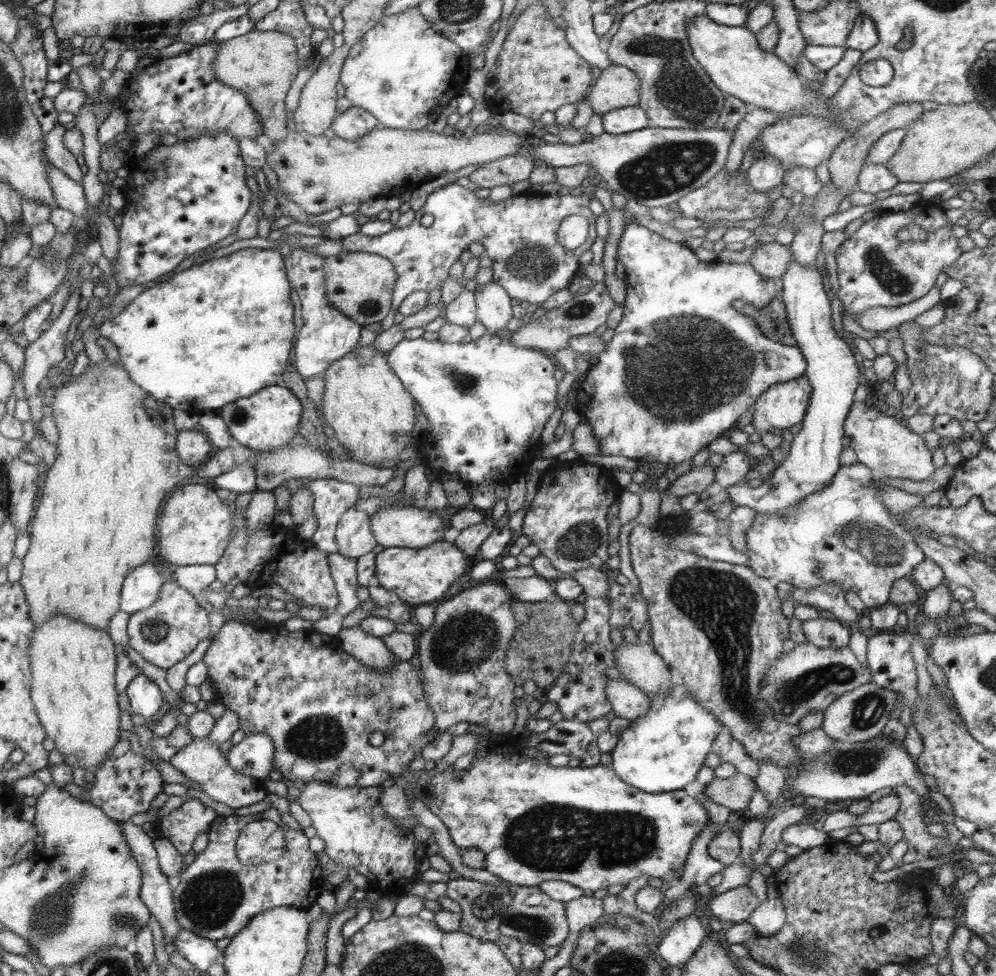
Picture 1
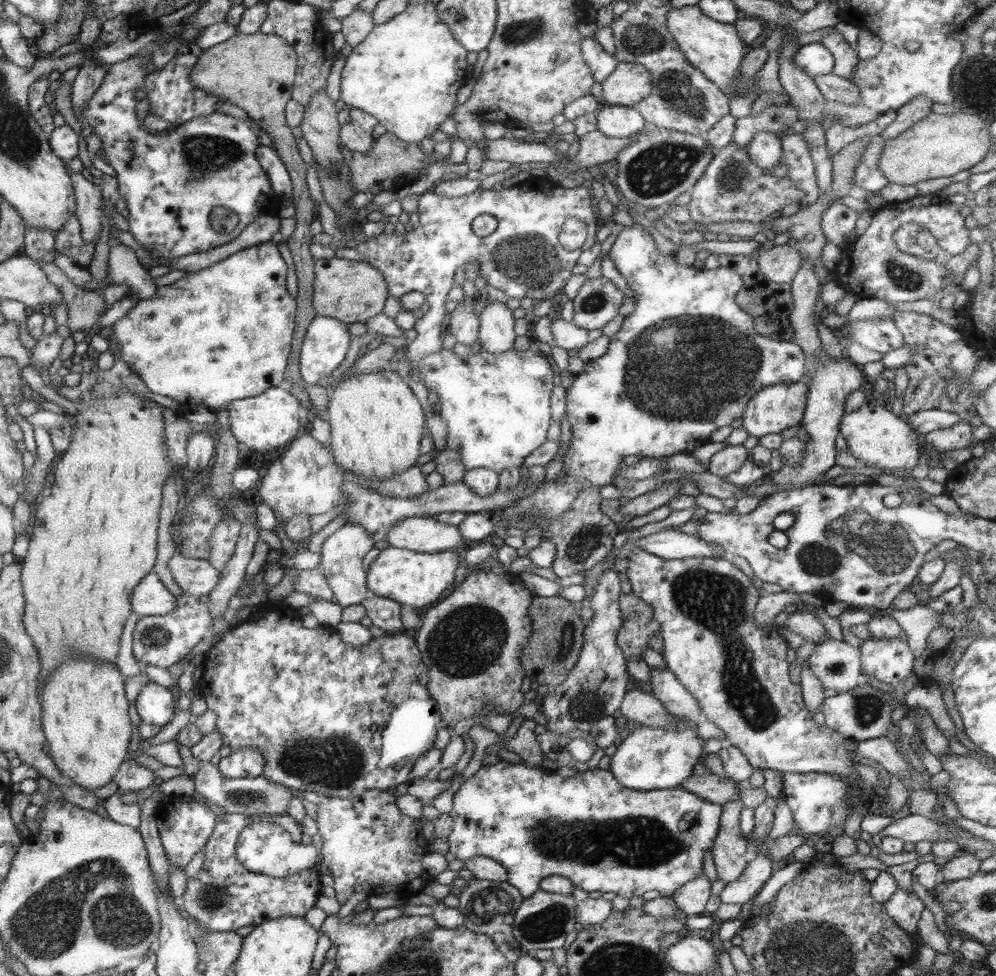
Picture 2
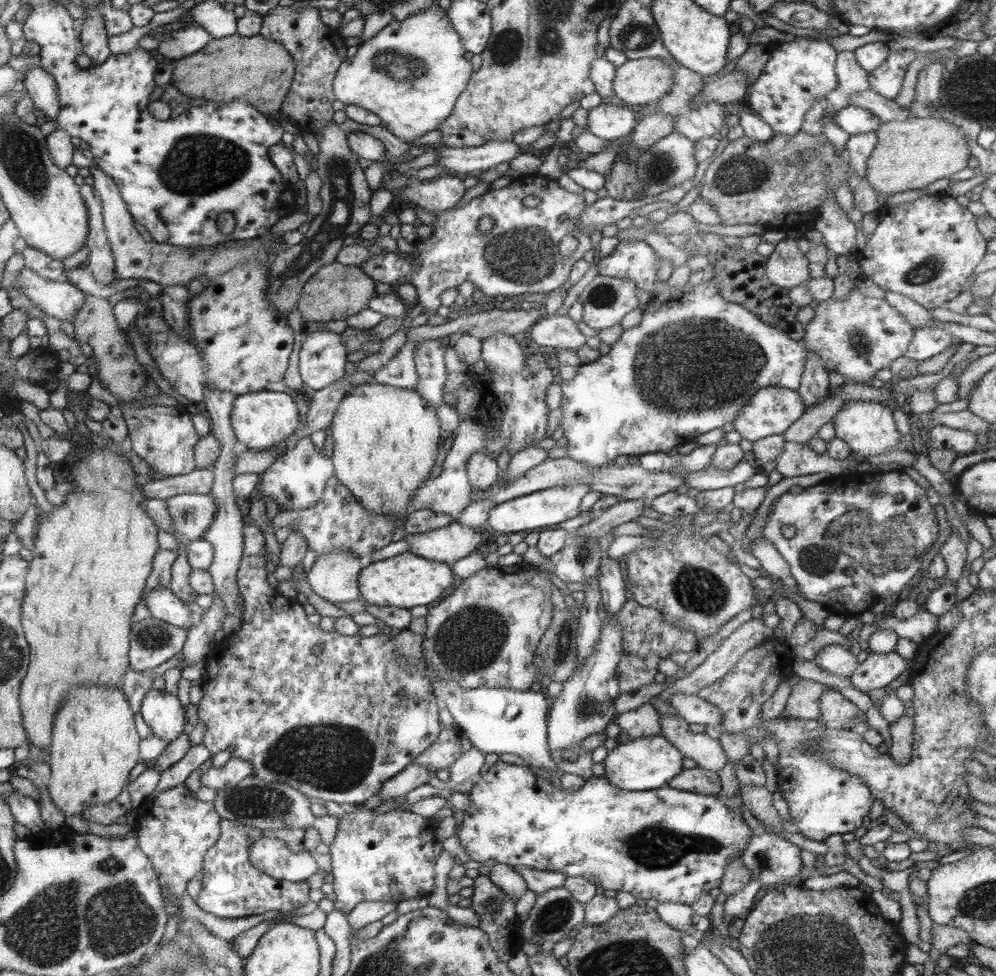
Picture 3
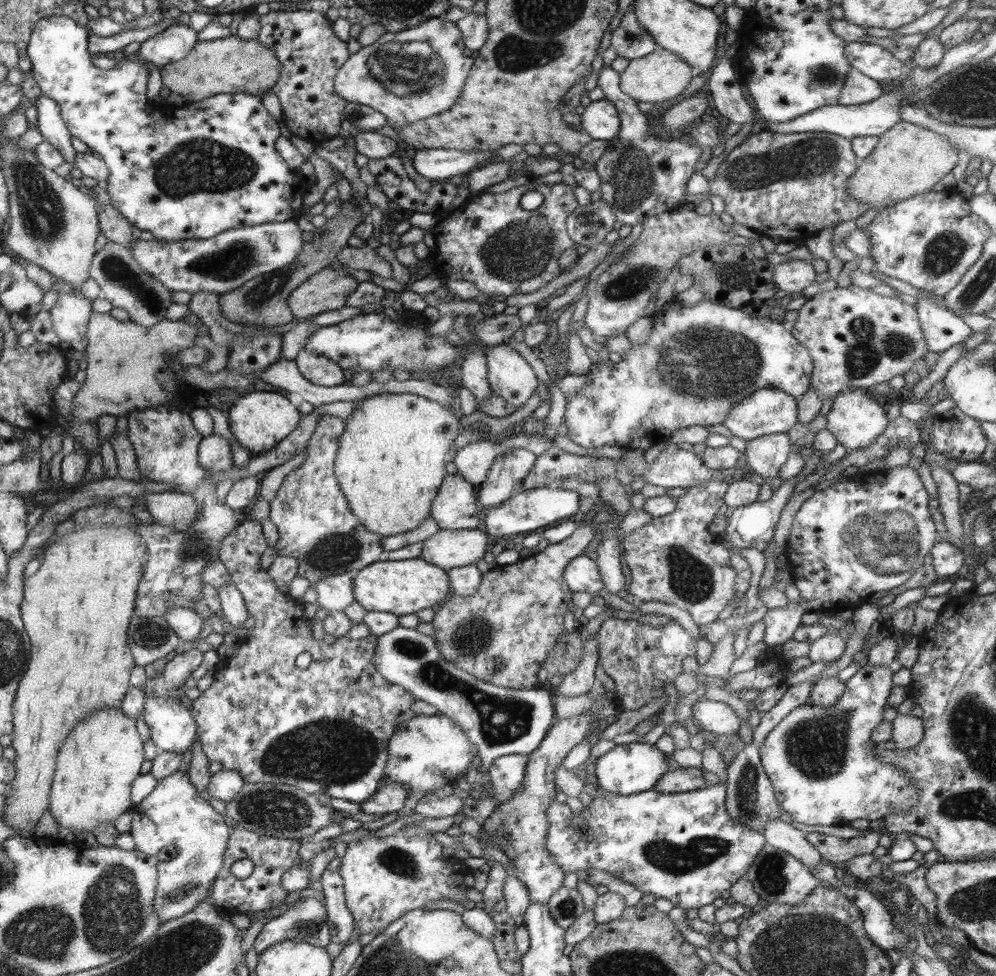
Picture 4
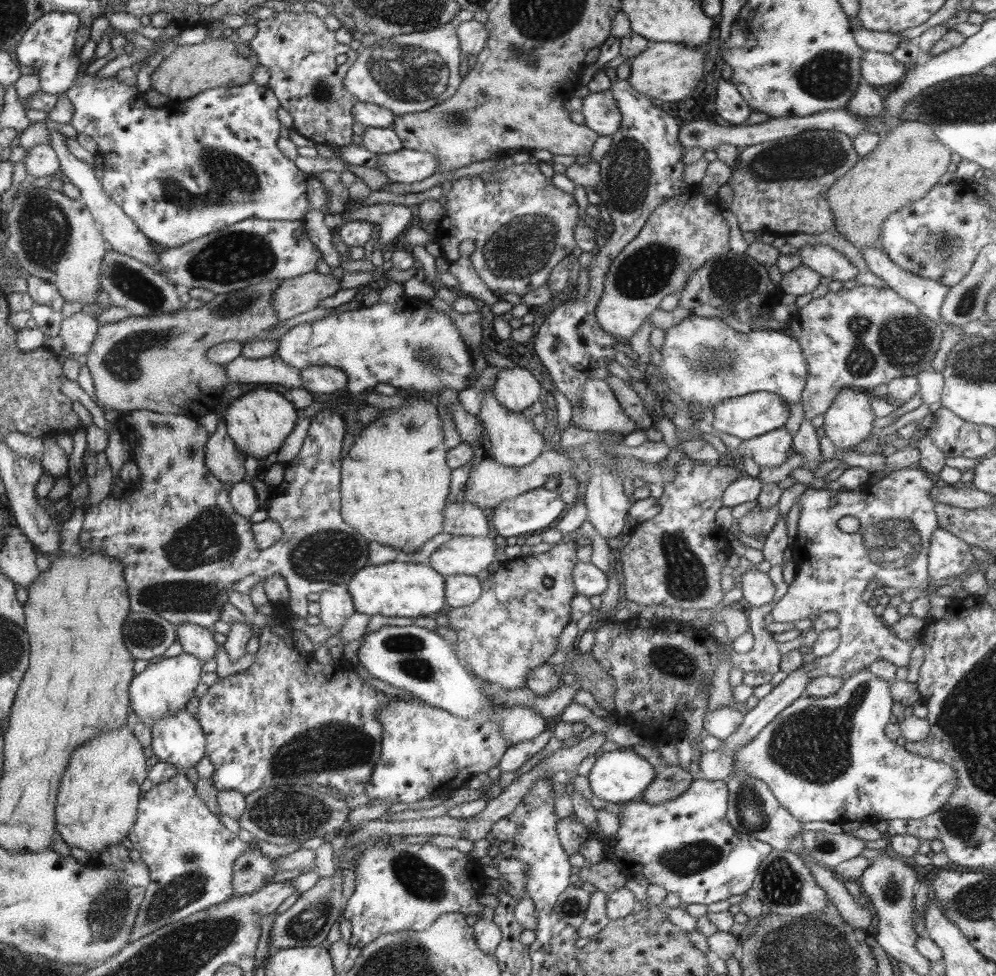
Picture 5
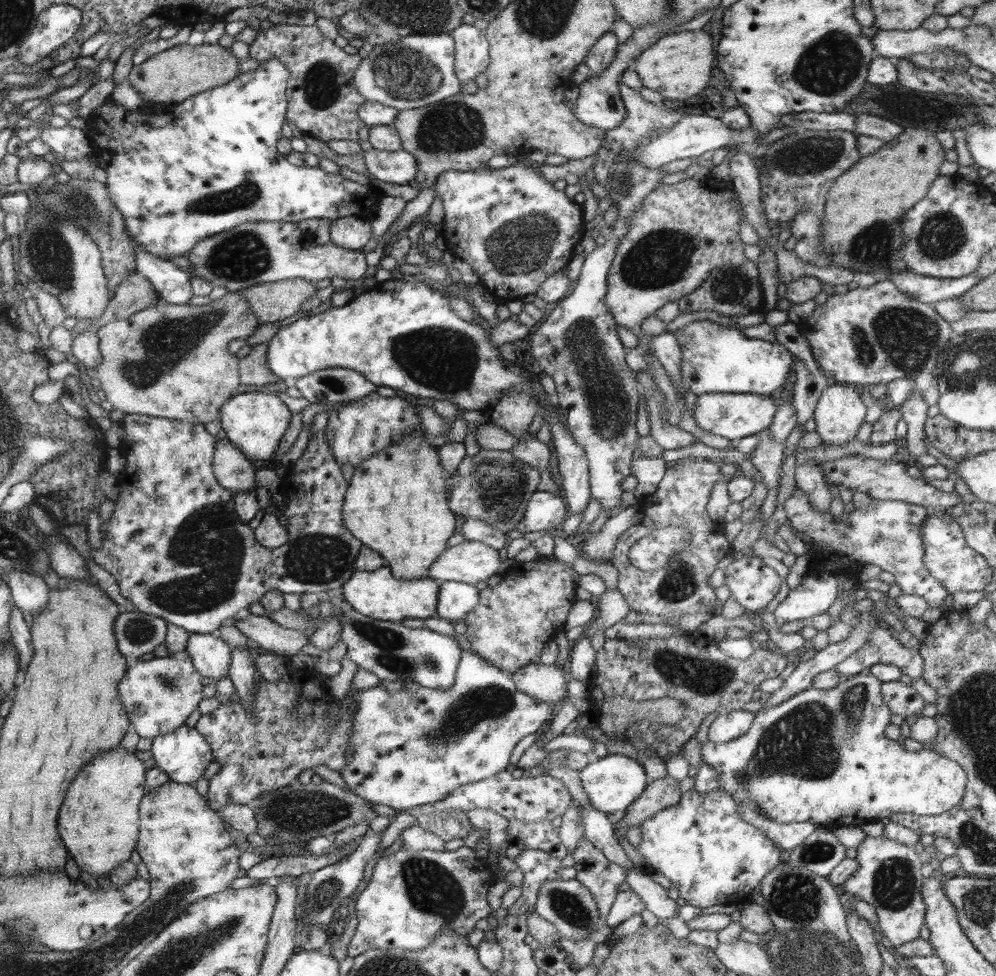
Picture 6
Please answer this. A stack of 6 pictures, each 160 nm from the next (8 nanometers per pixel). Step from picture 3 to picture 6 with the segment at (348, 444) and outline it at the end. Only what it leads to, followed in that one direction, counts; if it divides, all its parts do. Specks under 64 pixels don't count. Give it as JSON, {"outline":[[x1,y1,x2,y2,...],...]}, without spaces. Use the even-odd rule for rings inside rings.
{"outline":[[421,426,406,433,400,443,394,443,368,461,355,467,354,475,346,491,344,516,346,527,366,546,376,550,384,558,397,578,424,578,434,562,449,546,449,538,456,532,458,520,446,504,448,471,440,464,438,448,432,447,432,438,426,436]]}

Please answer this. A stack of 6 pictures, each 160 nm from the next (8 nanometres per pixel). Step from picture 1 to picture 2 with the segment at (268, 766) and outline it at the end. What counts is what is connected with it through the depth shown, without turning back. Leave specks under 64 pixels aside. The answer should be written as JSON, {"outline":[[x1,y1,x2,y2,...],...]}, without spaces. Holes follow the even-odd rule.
{"outline":[[245,746,222,757,217,765,226,778,256,778,264,770,265,758,255,748]]}

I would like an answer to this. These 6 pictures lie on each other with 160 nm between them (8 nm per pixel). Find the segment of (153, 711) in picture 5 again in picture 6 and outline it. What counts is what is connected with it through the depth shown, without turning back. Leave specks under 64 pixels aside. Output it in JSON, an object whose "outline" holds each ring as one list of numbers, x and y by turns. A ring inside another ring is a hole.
{"outline":[[155,657,153,660,148,660,148,662,146,660,144,662,139,661,134,666,130,666,118,689,120,689,121,702,124,703,130,722,133,722,134,730,139,736,154,739,184,726,186,718,196,710,198,702,203,699,202,677,200,671,193,666,193,663,187,657]]}

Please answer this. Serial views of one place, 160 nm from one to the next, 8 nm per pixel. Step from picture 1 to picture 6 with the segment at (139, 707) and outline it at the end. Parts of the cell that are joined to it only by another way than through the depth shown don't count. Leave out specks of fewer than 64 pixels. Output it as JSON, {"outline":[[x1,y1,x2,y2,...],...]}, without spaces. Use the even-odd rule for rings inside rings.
{"outline":[[188,725,154,738,151,750,155,766,166,772,172,782,190,785,195,785,200,778,203,778,206,768,216,757,205,735,196,727]]}

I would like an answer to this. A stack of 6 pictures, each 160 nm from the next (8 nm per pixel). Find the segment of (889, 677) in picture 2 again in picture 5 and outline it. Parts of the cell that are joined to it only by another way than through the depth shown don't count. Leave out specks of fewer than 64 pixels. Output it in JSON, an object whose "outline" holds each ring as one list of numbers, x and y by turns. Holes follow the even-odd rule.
{"outline":[[868,669,855,672,843,682,842,688,828,698,802,696,787,706,780,714,777,714,770,724,767,724,749,743,743,744,735,752,735,763,733,770,737,772,747,772,754,778,763,780,768,788,774,793,782,808,796,817,801,823,806,822,834,822,834,824,846,824,846,822,861,822,862,824,876,823,880,820,910,820,926,818,929,814,938,812,951,797,957,786,957,772,952,765,934,760,930,757,920,756,906,750,906,747,898,745,895,740,888,738,885,733,886,725,890,724,892,718,892,707,894,702,890,694,891,681,882,680,877,675,872,674]]}

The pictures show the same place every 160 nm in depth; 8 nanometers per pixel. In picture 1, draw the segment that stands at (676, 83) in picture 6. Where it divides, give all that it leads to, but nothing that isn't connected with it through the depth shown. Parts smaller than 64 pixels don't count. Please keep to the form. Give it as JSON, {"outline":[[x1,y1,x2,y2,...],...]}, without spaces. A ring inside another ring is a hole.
{"outline":[[612,64,601,70,585,99,593,112,602,116,611,110,636,106,640,89,641,80,633,70]]}

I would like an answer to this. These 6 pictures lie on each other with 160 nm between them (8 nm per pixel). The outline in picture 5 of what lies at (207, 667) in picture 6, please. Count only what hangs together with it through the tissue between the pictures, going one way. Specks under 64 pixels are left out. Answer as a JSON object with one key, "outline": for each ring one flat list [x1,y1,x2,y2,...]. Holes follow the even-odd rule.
{"outline":[[191,622,176,625,178,625,178,640,181,641,184,653,202,659,202,662,216,657,219,643,210,630]]}

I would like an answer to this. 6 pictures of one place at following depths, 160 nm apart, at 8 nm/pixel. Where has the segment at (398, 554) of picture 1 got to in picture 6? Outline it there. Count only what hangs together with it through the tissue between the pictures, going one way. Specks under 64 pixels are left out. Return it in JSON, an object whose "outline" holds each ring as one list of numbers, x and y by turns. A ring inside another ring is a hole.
{"outline":[[384,565,381,569,357,570,342,586,343,598,360,614,370,618,403,622,405,618,428,618,437,616,437,602,440,600,439,581,430,576,424,578,397,578]]}

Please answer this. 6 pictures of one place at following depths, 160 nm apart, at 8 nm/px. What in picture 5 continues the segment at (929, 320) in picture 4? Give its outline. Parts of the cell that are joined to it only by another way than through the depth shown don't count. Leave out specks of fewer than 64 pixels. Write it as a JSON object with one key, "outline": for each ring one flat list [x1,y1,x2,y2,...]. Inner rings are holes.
{"outline":[[865,246,860,250,870,272,884,280,894,292,913,302,928,318,948,326,940,316,940,309,951,287,941,282,916,276,898,266,884,251]]}

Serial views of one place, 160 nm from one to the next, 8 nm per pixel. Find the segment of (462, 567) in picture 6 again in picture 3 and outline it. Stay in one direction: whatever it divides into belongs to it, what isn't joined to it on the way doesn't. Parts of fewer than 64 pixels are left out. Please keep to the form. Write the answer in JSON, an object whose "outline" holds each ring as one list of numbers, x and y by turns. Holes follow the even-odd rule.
{"outline":[[456,521,446,527,427,530,420,534,409,534,402,538,404,544,410,547,410,553,449,564,476,553,482,542,475,528]]}

